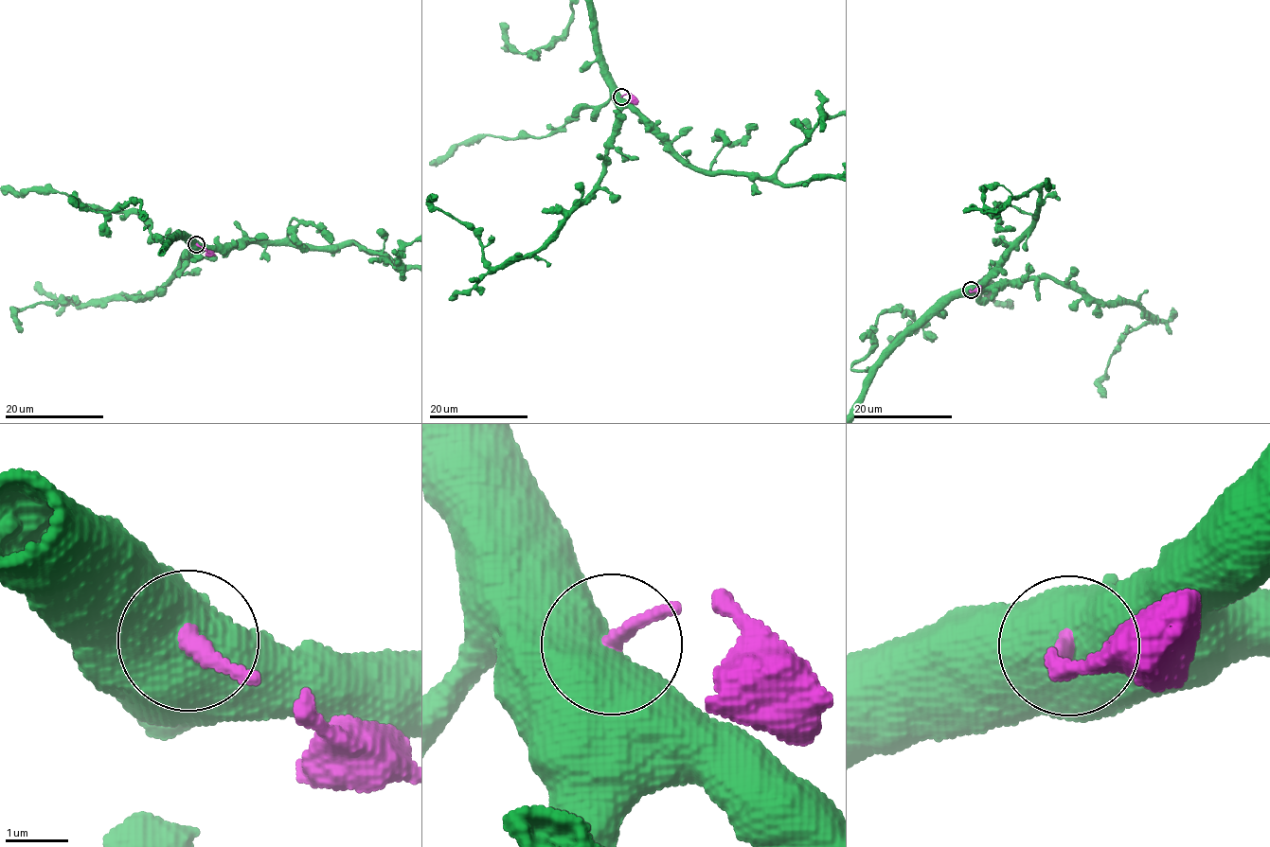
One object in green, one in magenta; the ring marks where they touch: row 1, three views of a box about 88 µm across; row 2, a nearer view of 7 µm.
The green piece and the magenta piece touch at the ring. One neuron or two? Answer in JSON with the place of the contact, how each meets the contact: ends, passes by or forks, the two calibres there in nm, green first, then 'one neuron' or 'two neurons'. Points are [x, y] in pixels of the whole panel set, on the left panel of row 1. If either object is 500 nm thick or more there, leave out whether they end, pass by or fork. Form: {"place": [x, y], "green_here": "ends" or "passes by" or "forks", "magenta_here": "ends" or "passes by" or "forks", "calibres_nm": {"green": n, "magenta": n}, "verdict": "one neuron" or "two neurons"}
{"place": [196, 244], "calibres_nm": {"green": 950, "magenta": 240}, "verdict": "two neurons"}

